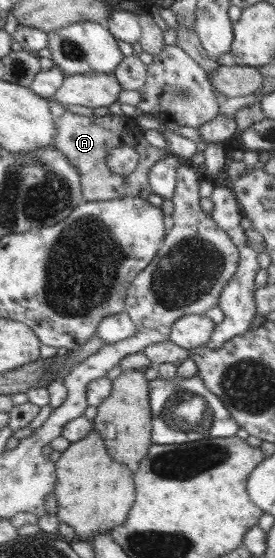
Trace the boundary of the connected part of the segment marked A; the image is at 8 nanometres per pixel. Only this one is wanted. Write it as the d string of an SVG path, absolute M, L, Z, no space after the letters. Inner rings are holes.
M66 110L59 118L55 118L55 126L53 145L76 167L86 201L107 201L124 197L142 197L147 200L151 196L153 190L149 183L148 171L155 162L166 158L170 152L167 148L158 149L149 144L134 119L113 113L89 117ZM120 146L130 146L139 154L138 166L128 176L114 174L105 161L108 150Z

